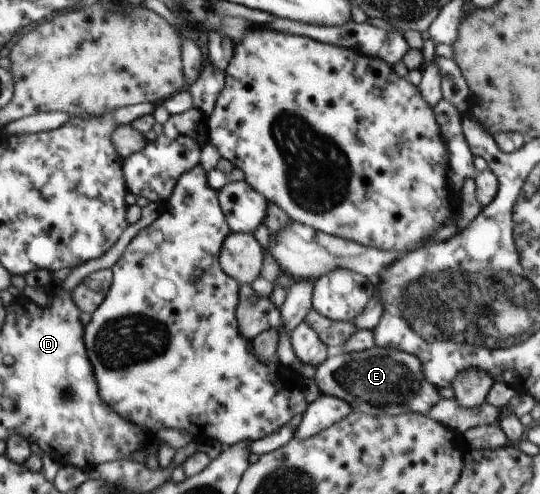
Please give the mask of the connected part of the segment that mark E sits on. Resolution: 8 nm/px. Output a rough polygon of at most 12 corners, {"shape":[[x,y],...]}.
{"shape":[[376,346],[316,366],[322,394],[370,416],[442,399],[414,355]]}

